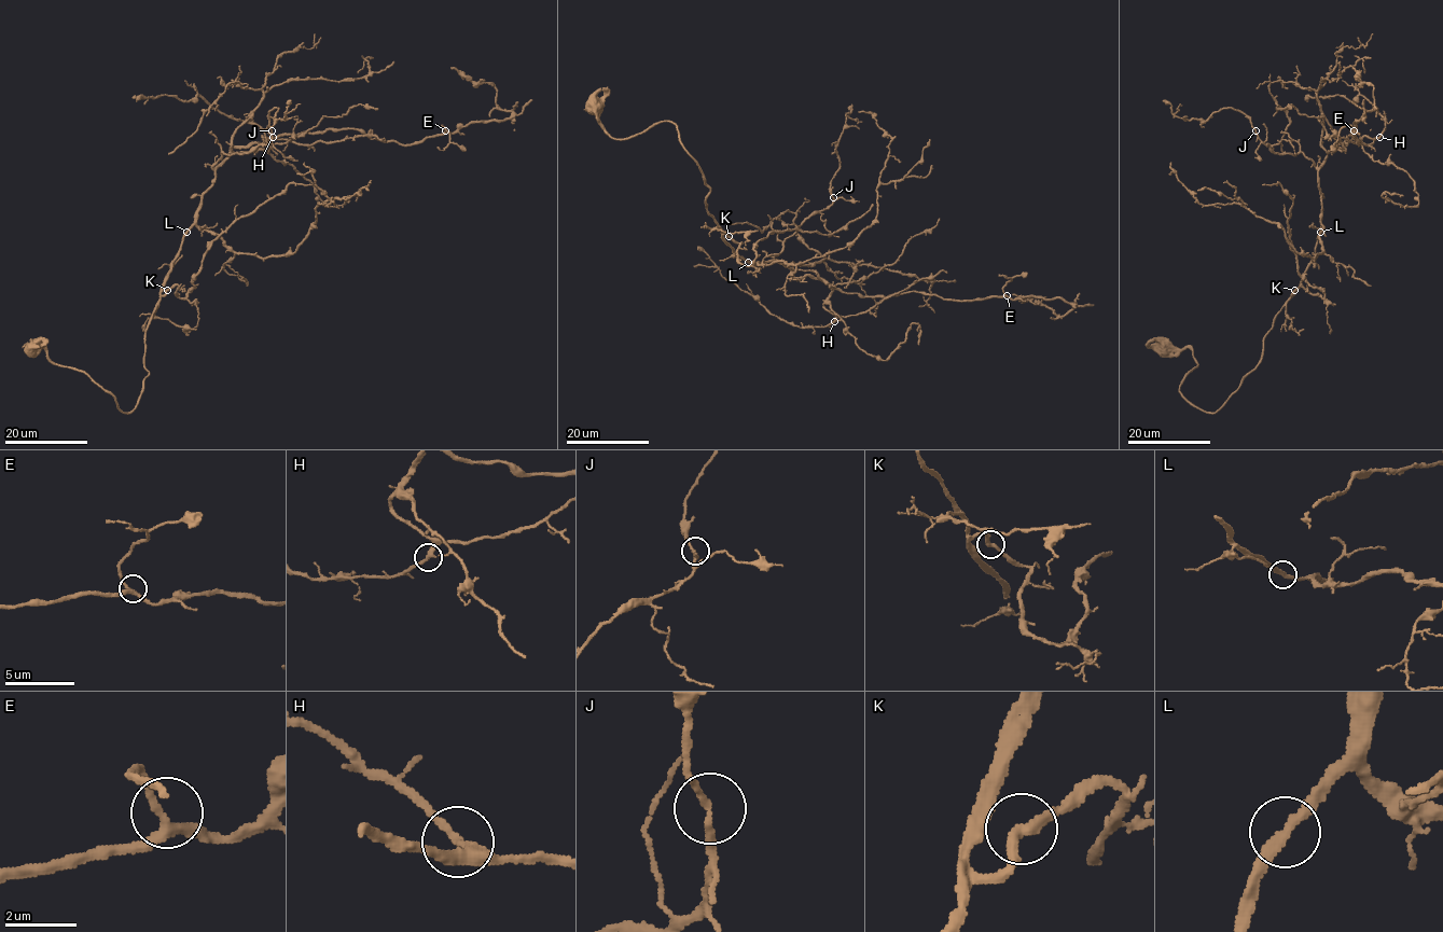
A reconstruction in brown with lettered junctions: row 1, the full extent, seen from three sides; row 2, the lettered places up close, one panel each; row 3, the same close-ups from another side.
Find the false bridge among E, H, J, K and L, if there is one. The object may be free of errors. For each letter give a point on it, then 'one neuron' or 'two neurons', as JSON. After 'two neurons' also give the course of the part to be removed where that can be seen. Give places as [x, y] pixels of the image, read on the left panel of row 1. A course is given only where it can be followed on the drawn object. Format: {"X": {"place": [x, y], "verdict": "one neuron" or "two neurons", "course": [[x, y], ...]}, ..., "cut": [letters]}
{"E": {"place": [445, 130], "verdict": "one neuron"}, "H": {"place": [273, 137], "verdict": "one neuron"}, "J": {"place": [272, 130], "verdict": "one neuron"}, "K": {"place": [167, 290], "verdict": "one neuron"}, "L": {"place": [186, 232], "verdict": "one neuron"}, "cut": []}

